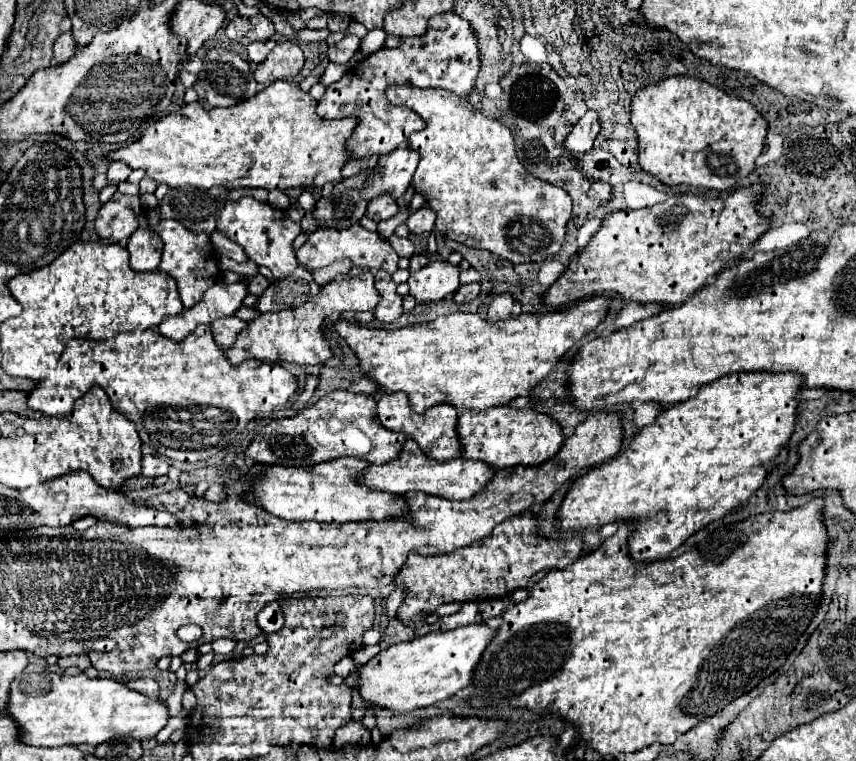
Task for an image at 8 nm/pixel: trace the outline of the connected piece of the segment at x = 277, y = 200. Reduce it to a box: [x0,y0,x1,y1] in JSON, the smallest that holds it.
[268,192,290,210]

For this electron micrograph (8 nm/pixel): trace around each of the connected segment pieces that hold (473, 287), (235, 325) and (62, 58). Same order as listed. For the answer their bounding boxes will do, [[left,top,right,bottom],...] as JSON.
[[454,284,480,302],[210,316,246,350],[54,32,76,64]]

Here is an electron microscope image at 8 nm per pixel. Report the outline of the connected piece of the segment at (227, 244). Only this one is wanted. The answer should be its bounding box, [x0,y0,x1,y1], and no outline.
[210,230,248,262]

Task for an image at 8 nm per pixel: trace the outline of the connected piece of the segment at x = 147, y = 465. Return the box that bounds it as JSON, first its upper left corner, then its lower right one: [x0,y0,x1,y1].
[142,454,170,478]

